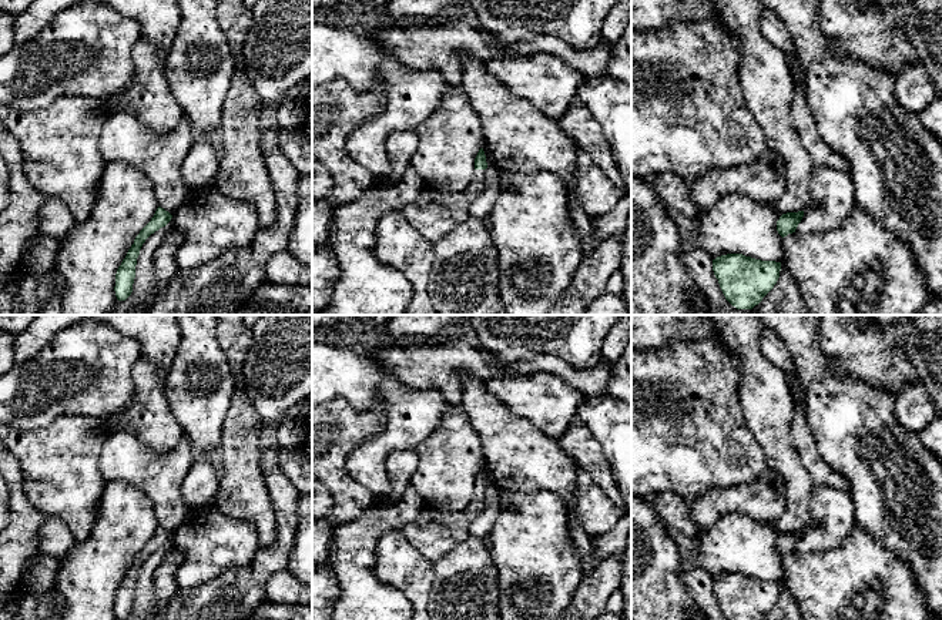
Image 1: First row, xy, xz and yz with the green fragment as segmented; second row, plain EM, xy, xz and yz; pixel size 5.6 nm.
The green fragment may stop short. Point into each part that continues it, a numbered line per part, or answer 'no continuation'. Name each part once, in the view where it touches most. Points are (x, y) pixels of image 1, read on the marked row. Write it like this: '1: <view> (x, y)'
1: xz (435, 213)

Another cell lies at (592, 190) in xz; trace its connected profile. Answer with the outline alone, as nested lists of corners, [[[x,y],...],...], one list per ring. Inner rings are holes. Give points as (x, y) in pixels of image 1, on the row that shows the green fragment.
[[[579,150],[576,174],[569,200],[591,218],[607,214],[627,192],[628,187],[617,187],[597,167],[591,157]]]

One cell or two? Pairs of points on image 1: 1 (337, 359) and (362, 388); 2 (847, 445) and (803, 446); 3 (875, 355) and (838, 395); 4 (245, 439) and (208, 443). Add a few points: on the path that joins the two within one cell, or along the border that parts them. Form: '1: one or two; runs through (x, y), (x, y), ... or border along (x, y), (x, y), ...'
1: one; runs through (341, 367), (355, 381)
2: two; border along (807, 414), (807, 422), (818, 455), (837, 472)
3: two; border along (828, 357), (838, 372), (871, 382), (885, 391)
4: two; border along (227, 411), (223, 419), (223, 439), (215, 456)

